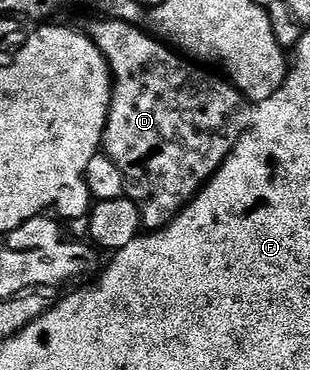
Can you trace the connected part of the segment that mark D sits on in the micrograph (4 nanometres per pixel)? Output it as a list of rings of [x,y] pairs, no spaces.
[[[97,18],[87,28],[87,34],[105,55],[109,74],[113,77],[113,97],[105,123],[103,152],[123,174],[124,195],[138,208],[141,228],[145,232],[158,232],[189,207],[201,187],[216,174],[219,166],[223,166],[241,136],[251,127],[253,112],[250,101],[228,79],[176,56],[173,53],[176,51],[168,43],[150,36],[136,24],[128,24],[116,18]]]

